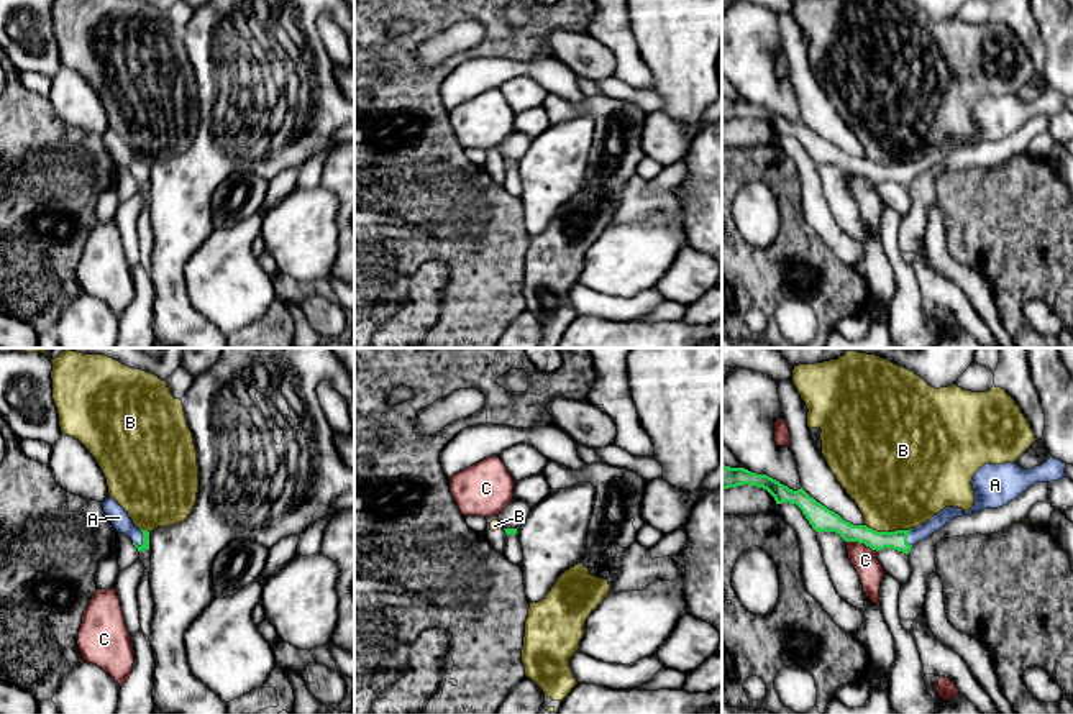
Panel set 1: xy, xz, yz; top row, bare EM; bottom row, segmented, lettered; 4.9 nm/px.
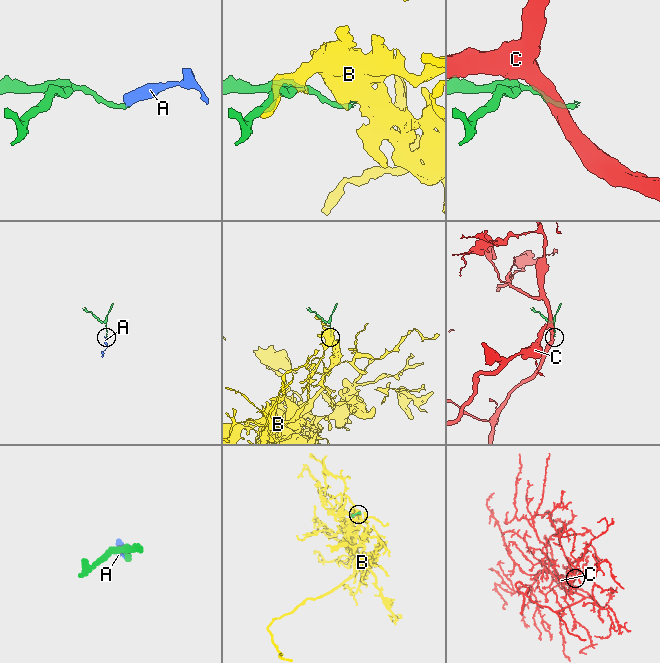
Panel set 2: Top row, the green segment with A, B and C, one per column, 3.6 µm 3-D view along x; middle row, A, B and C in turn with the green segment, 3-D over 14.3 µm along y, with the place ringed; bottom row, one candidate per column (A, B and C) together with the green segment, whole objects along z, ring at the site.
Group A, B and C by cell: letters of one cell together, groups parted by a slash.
A / B / C

